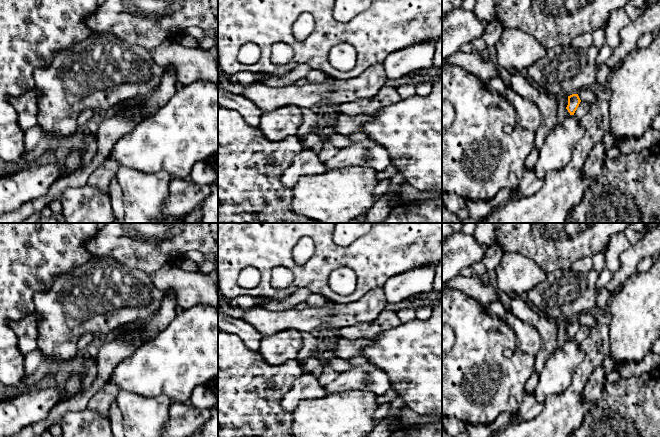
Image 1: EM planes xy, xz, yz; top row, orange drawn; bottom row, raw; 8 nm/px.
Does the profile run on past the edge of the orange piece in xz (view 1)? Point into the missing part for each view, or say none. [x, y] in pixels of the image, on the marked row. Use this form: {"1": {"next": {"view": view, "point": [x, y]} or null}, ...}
{"1": {"next": null}}

